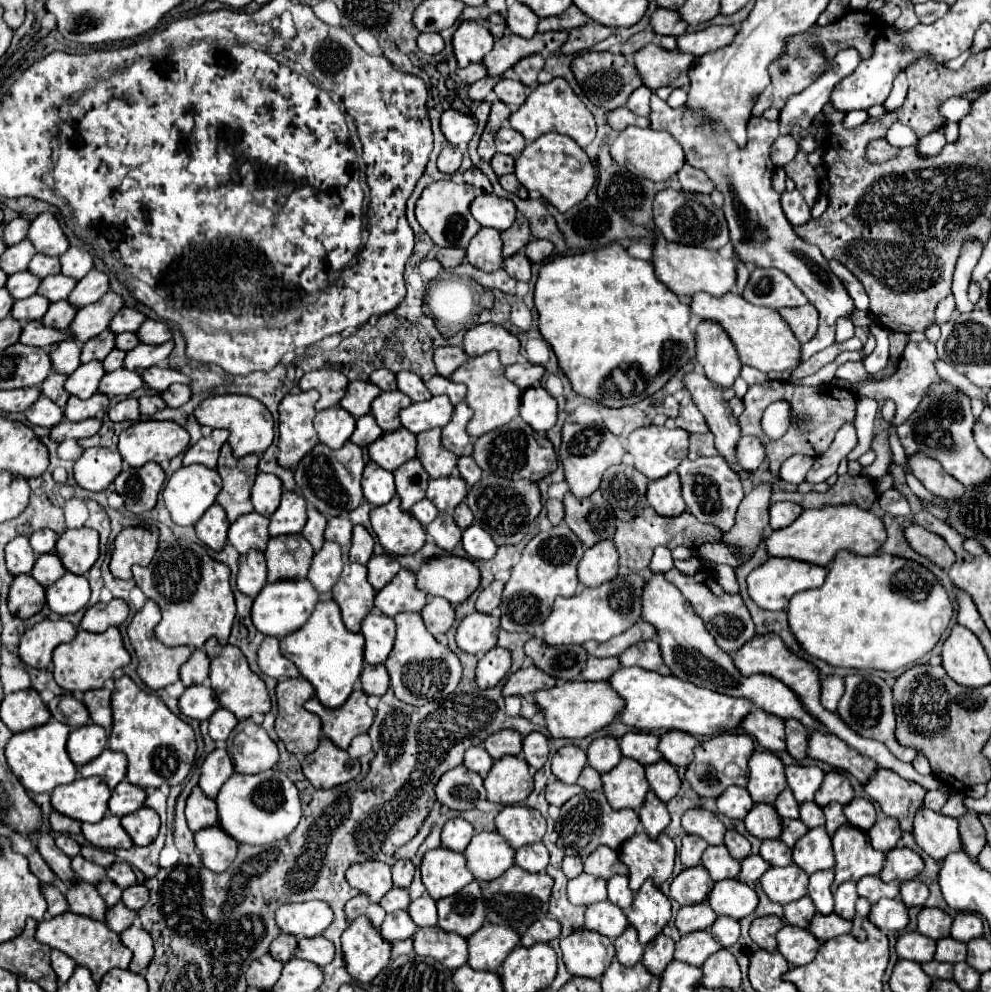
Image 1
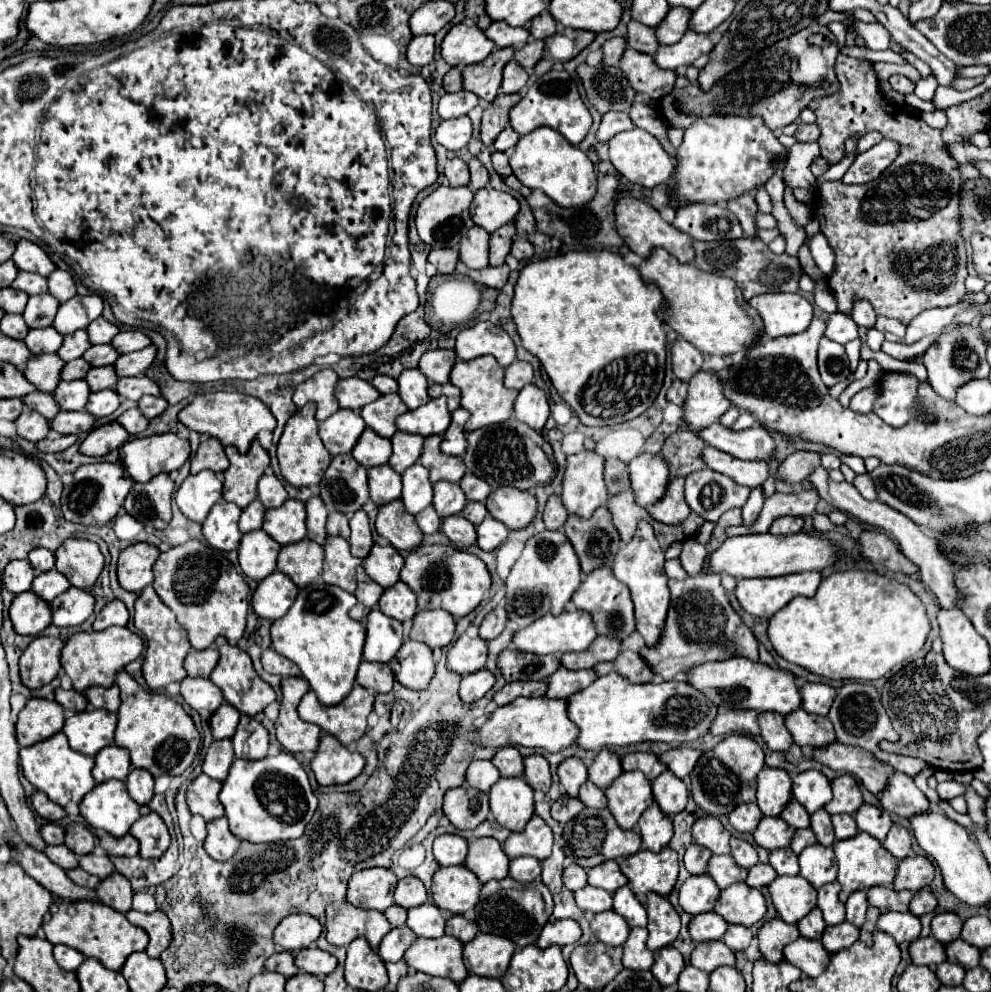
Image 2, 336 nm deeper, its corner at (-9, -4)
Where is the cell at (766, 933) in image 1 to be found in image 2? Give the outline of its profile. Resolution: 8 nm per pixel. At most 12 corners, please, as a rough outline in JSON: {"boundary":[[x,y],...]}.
{"boundary":[[780,917],[758,929],[760,953],[770,963],[800,937],[798,927]]}

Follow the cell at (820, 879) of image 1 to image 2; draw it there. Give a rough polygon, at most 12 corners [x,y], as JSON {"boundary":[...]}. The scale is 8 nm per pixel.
{"boundary":[[840,883],[818,889],[818,907],[826,925],[844,921]]}

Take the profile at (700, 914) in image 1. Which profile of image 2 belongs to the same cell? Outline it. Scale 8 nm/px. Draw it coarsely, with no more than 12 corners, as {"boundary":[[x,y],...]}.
{"boundary":[[714,911],[694,915],[696,943],[722,939],[728,923]]}

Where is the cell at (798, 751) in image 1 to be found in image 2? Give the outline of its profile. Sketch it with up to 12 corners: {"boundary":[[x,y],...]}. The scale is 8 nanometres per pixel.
{"boundary":[[758,715],[760,737],[772,751],[788,751],[792,735],[784,715]]}

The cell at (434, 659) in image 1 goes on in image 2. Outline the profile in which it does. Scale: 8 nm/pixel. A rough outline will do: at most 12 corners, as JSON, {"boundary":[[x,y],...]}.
{"boundary":[[402,643],[388,665],[396,681],[422,691],[434,677],[430,647]]}

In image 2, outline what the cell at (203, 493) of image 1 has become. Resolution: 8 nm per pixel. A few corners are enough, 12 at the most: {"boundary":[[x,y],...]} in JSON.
{"boundary":[[214,471],[188,475],[176,491],[176,505],[202,523],[222,499]]}

